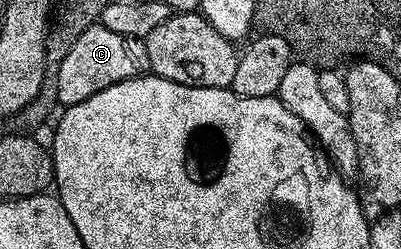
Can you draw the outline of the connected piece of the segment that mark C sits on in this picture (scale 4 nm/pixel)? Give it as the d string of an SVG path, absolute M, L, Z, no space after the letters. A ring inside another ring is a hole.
M97 23L86 31L82 31L82 35L78 35L78 39L70 47L70 51L66 51L66 55L60 60L59 65L55 66L56 100L64 107L82 103L82 99L90 99L90 95L98 95L98 91L106 91L106 87L114 87L114 83L142 77L148 72L148 56L141 38L118 35L115 31L106 28L105 25Z

